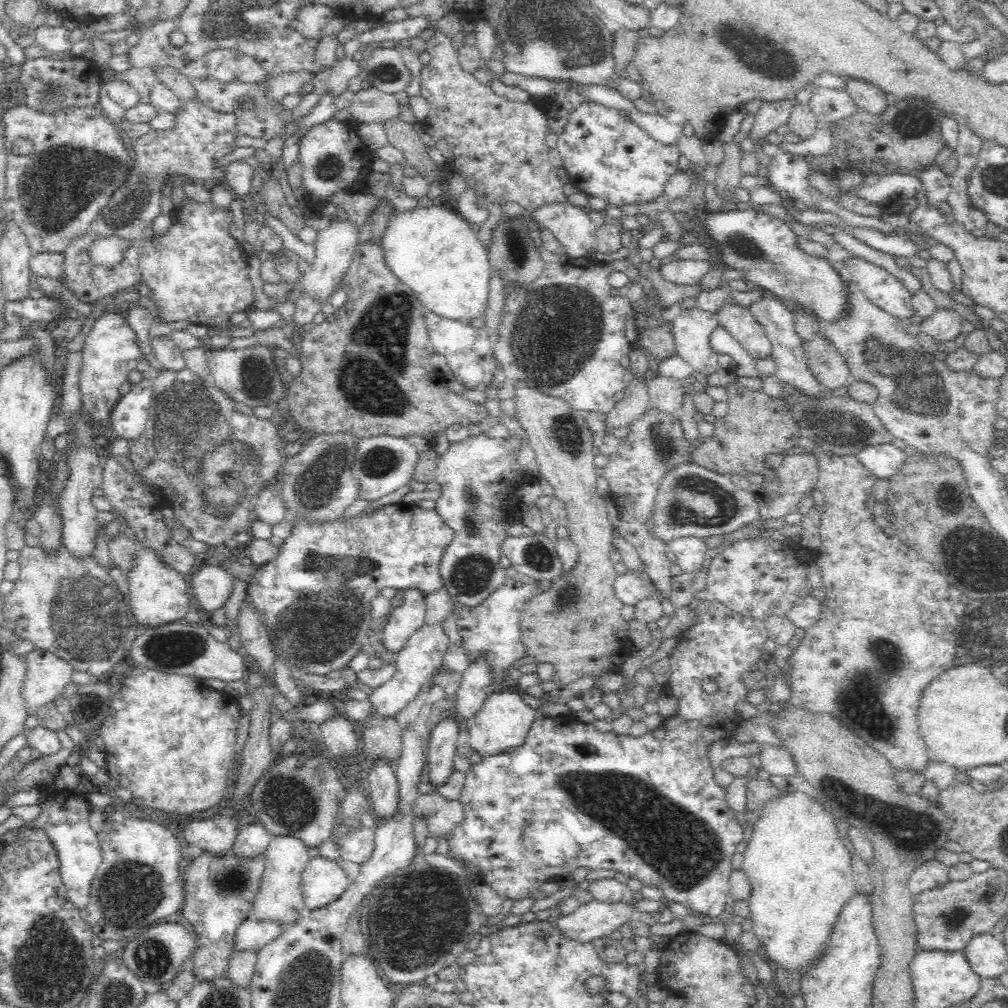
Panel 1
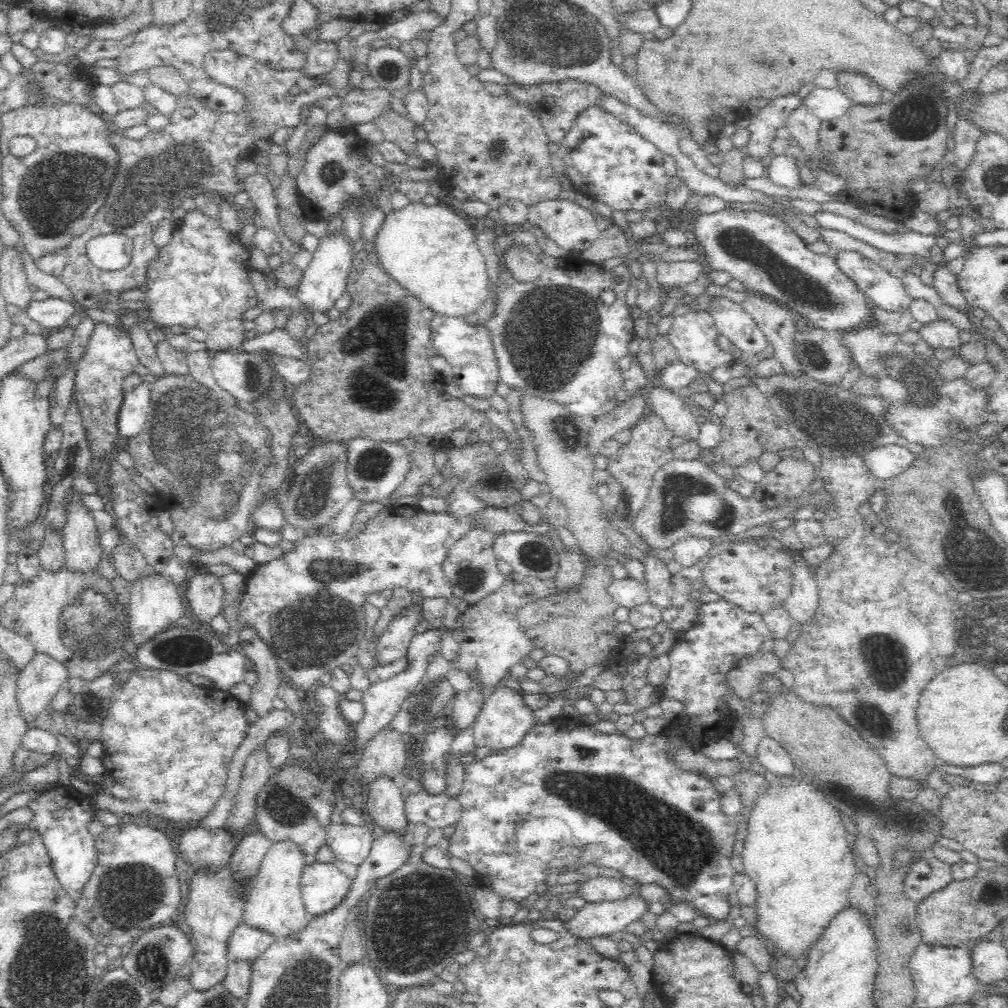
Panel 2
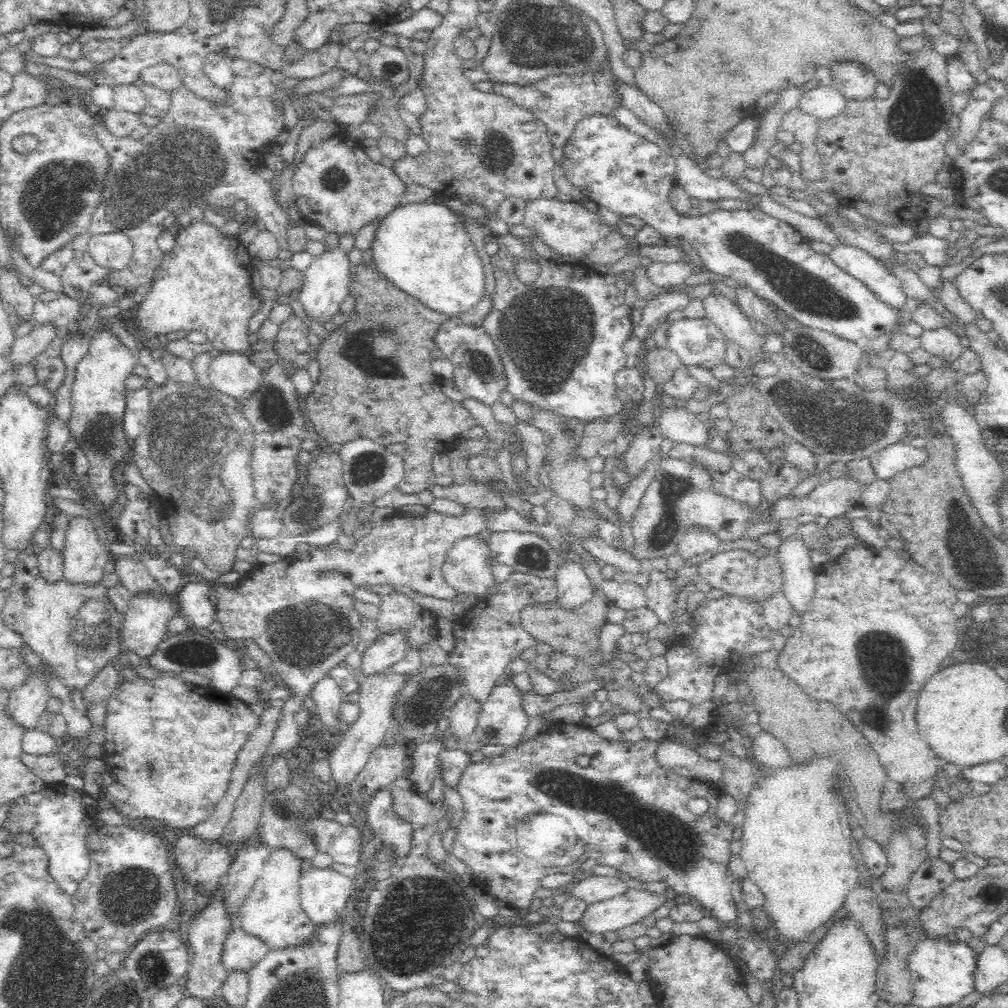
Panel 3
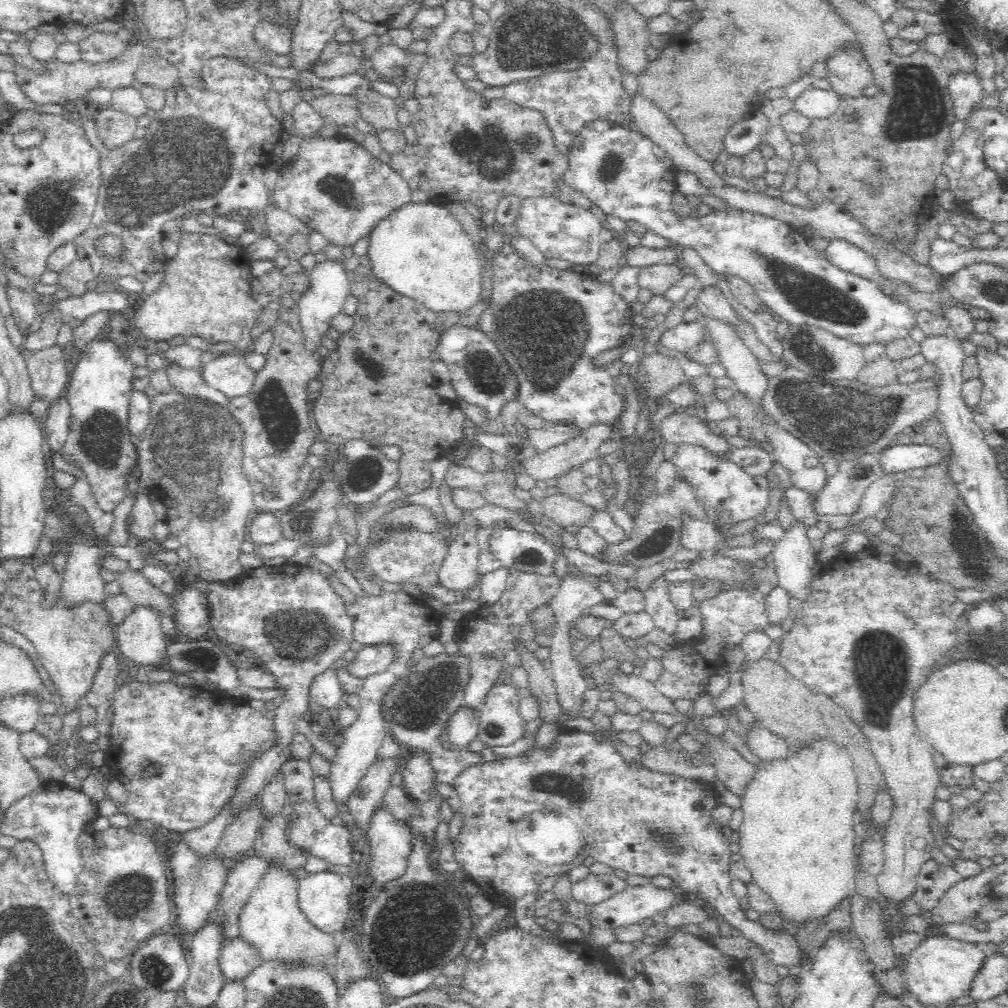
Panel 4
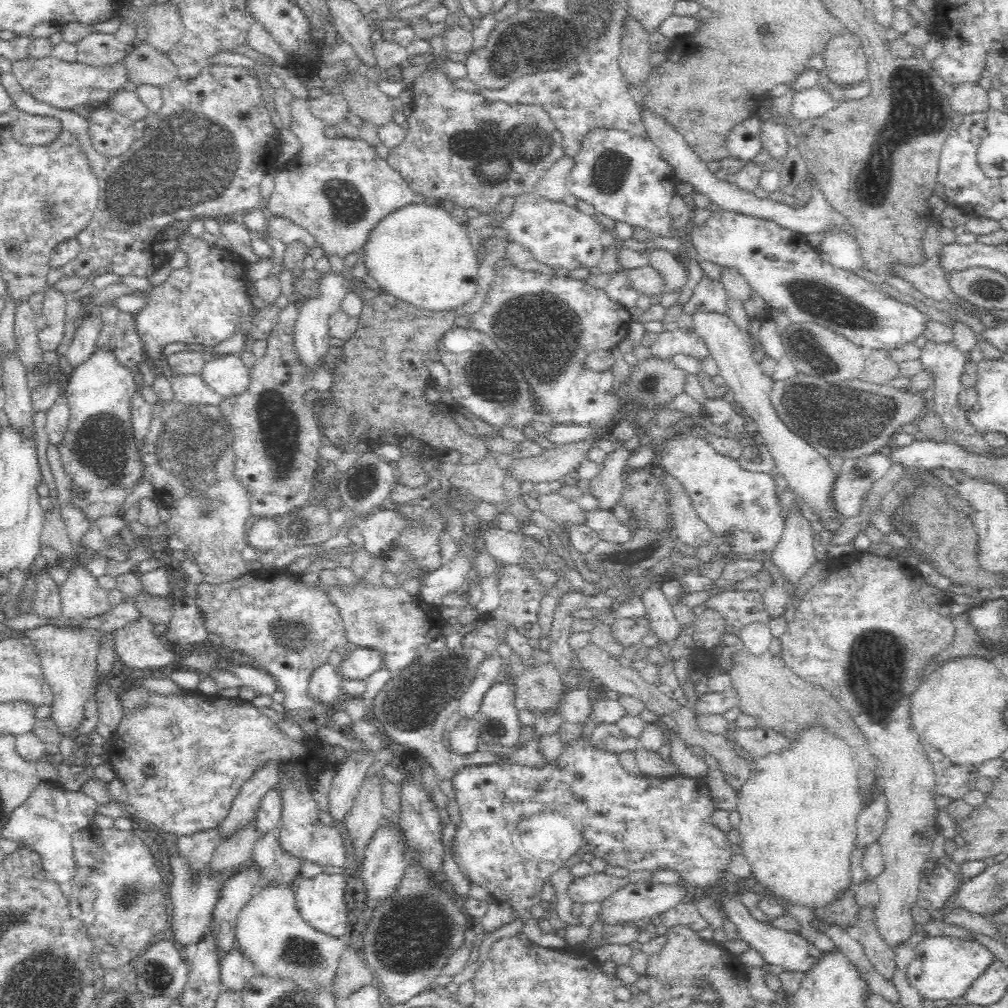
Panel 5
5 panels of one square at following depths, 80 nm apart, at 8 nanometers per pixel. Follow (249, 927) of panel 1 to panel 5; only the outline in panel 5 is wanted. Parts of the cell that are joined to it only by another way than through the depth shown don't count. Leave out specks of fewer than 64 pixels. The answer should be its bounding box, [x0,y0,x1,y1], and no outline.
[219,949,255,993]

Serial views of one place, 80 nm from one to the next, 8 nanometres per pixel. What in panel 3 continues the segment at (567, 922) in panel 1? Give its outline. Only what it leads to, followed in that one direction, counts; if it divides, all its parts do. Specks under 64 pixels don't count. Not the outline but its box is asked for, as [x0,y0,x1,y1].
[579,886,670,934]

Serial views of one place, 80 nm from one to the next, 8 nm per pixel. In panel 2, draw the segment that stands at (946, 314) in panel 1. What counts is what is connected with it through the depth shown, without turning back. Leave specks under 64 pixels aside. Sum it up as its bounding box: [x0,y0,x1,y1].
[919,322,963,358]

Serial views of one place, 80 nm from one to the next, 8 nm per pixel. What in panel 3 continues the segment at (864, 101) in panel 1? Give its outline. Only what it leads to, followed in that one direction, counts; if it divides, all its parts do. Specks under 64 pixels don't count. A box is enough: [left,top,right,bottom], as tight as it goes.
[830,58,877,101]

